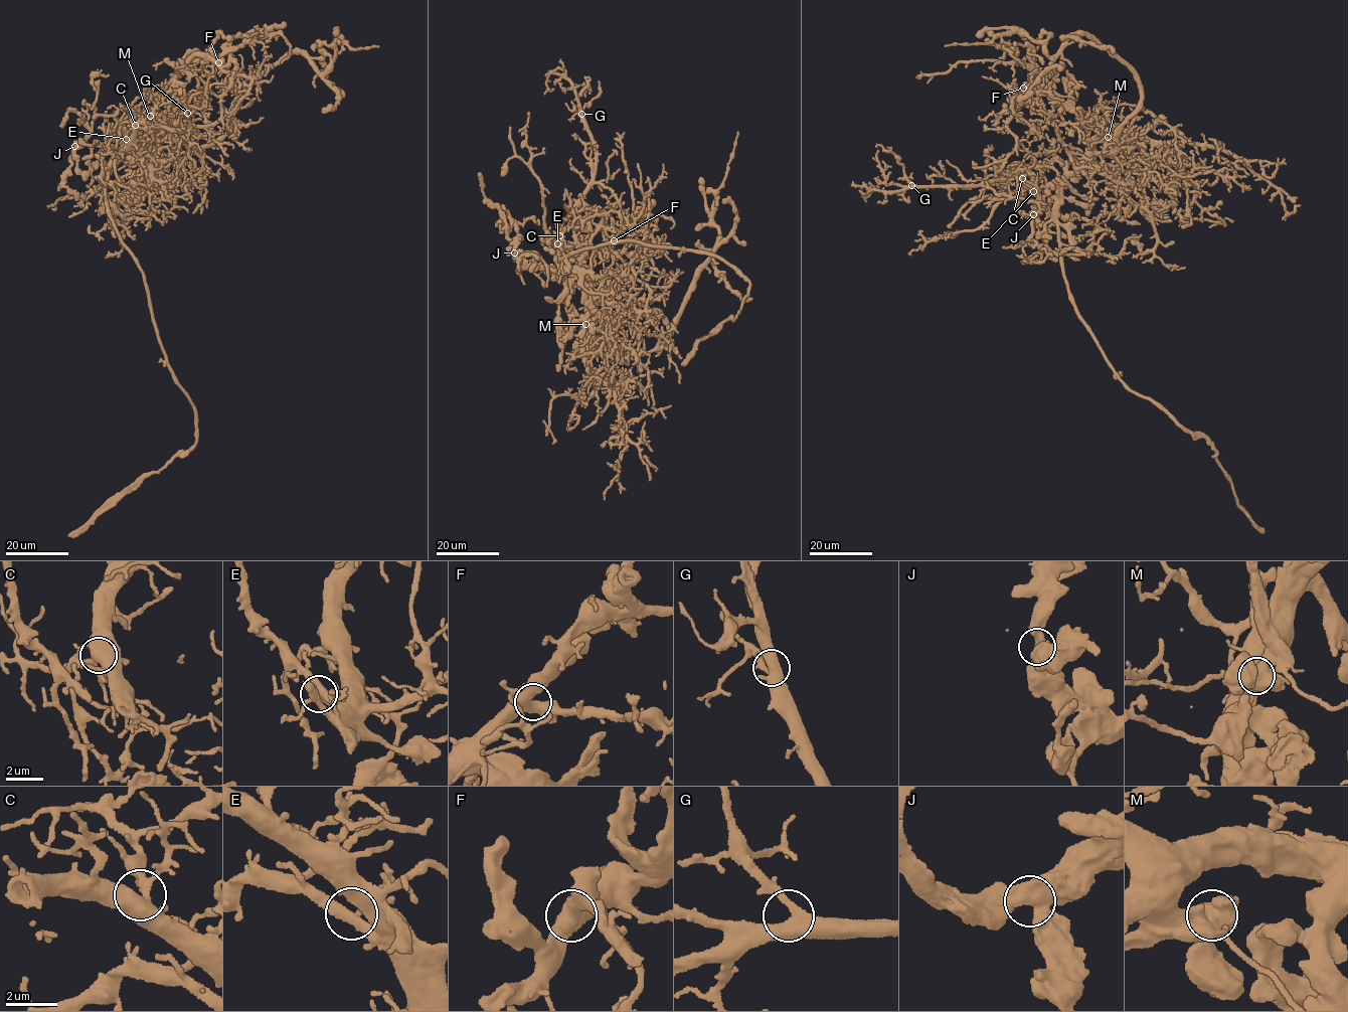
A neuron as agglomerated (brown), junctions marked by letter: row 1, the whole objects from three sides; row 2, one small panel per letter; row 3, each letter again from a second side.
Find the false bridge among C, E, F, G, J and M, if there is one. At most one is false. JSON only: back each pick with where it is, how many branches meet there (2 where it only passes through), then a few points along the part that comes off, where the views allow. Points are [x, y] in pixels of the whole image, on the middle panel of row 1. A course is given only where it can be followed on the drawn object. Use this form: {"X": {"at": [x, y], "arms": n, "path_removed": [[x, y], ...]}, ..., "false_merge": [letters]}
{"false_merge": []}

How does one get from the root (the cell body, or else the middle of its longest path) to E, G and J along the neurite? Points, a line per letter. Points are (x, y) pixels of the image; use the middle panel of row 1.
E: (558, 265), (556, 257), (562, 251), (557, 243)
G: (558, 265), (556, 257), (562, 244), (561, 220), (587, 186), (595, 168), (594, 144), (581, 114)
J: (558, 265), (526, 265), (519, 263), (514, 252)

